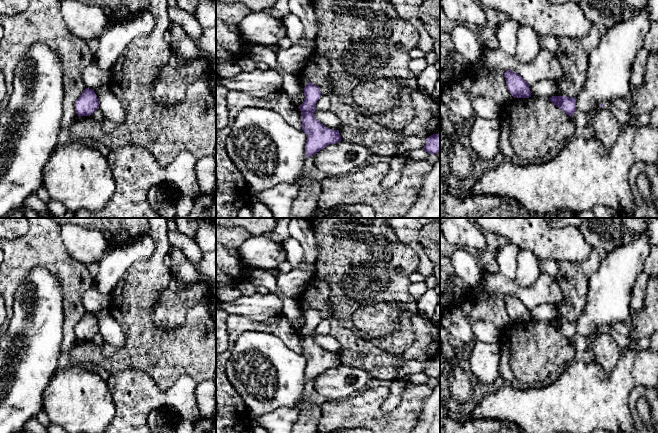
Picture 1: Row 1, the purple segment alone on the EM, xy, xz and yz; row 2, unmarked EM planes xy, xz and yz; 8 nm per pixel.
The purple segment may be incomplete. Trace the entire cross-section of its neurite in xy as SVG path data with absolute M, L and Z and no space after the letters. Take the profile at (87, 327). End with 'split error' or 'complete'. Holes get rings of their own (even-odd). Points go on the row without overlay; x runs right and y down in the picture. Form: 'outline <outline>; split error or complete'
outline M86 312L75 326L75 335L78 340L90 340L98 332L98 322L89 312Z; complete

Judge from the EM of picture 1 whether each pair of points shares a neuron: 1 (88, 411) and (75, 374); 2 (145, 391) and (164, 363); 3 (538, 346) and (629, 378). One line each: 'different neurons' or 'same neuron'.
1: same neuron
2: different neurons
3: different neurons

